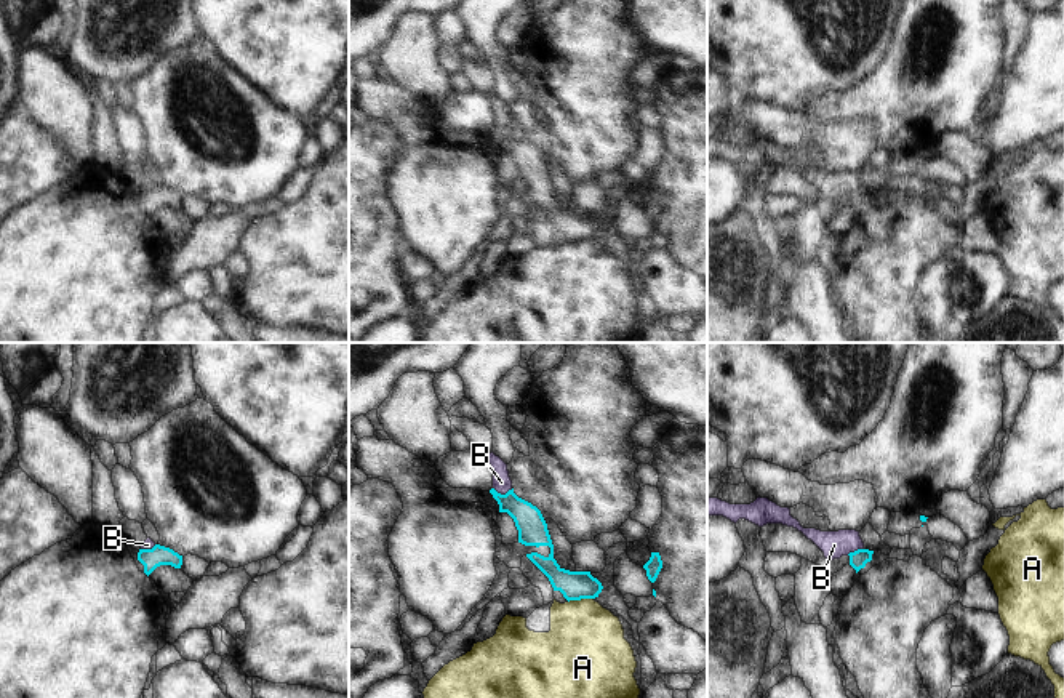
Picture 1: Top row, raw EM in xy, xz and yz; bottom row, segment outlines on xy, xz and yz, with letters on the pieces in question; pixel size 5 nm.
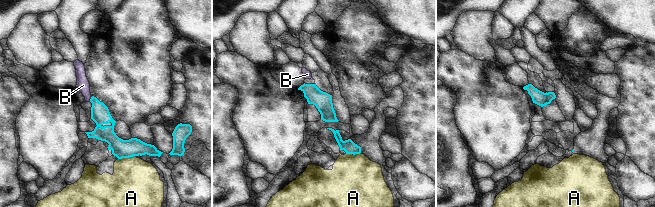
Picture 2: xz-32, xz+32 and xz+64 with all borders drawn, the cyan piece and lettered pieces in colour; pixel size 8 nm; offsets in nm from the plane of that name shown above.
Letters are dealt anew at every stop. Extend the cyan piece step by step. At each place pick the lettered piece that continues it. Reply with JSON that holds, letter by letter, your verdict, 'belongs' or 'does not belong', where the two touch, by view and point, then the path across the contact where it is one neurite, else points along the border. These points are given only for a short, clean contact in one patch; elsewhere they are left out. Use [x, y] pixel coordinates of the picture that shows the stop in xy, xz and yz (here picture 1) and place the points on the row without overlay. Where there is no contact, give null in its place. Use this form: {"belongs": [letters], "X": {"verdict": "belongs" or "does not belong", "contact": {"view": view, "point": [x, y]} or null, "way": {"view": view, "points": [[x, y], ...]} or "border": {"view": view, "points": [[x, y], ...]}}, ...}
{"belongs": [], "A": {"verdict": "does not belong", "contact": {"view": "xz", "point": [580, 240]}, "border": {"view": "xz", "points": [[592, 239], [568, 244]]}}, "B": {"verdict": "does not belong", "contact": {"view": "xz", "point": [503, 136]}, "border": {"view": "xz", "points": [[493, 128], [501, 135], [512, 130]]}}}

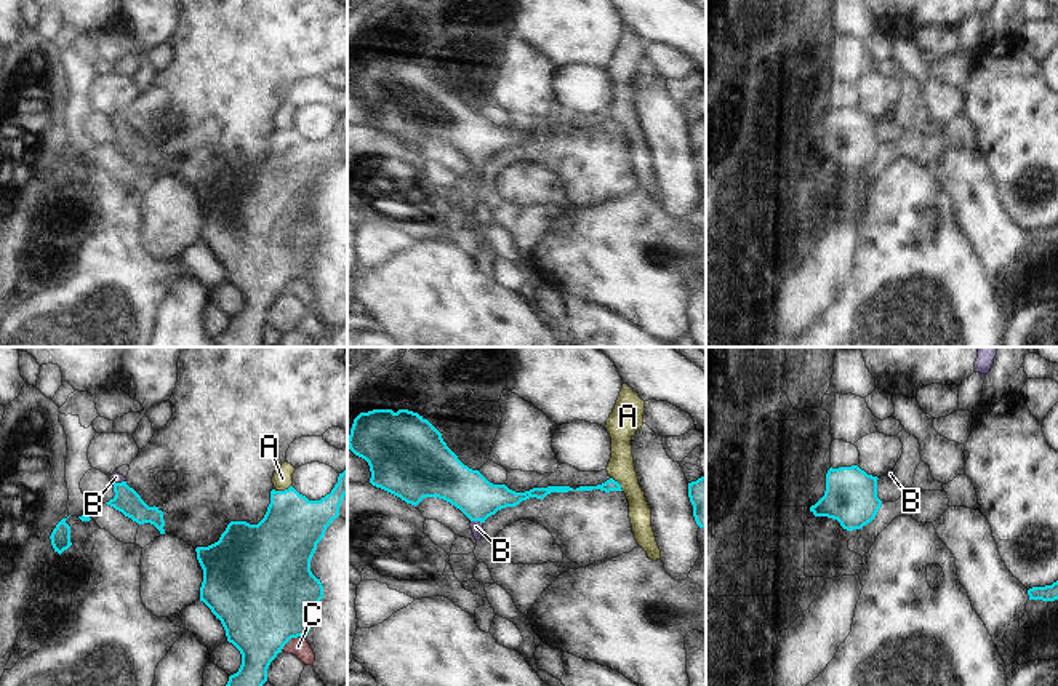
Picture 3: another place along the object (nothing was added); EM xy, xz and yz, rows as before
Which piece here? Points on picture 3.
{"belongs": ["B"], "A": {"verdict": "does not belong", "contact": {"view": "xy", "point": [282, 133]}, "border": {"view": "xy", "points": [[292, 127], [284, 131], [274, 131]]}}, "B": {"verdict": "belongs", "contact": {"view": "xz", "point": [477, 162]}, "way": {"view": "xz", "points": [[468, 131], [477, 141], [477, 162], [476, 168]]}}, "C": {"verdict": "does not belong", "contact": {"view": "xy", "point": [292, 279]}}}

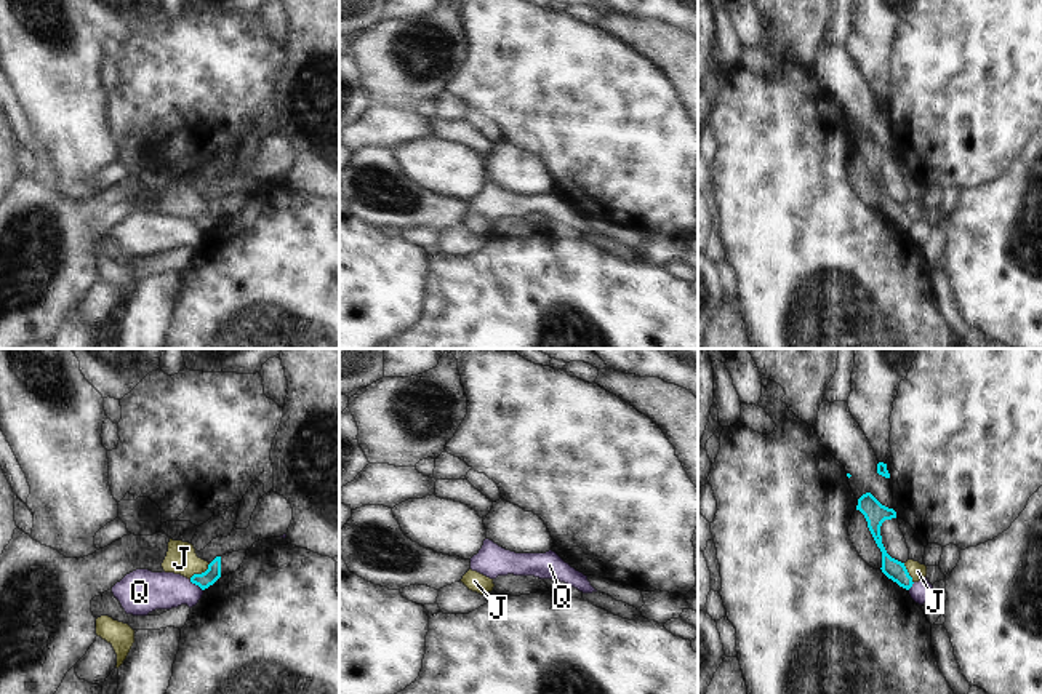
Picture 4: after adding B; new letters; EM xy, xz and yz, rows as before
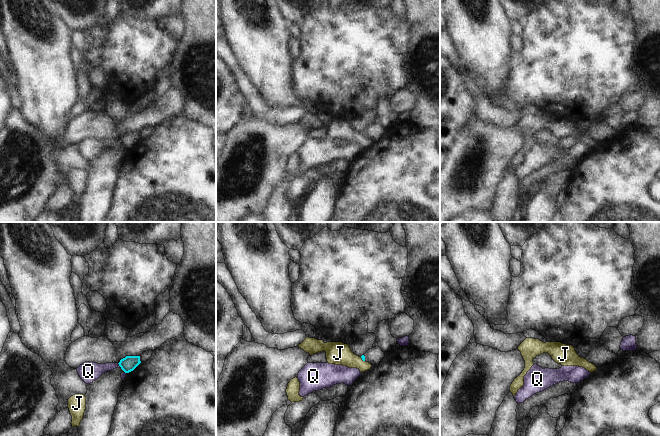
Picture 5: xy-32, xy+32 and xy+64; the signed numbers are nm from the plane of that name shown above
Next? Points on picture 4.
{"belongs": [], "J": {"verdict": "does not belong", "contact": {"view": "xy", "point": [202, 215]}, "border": {"view": "xy", "points": [[210, 205], [204, 213], [194, 215], [189, 219]]}}, "Q": {"verdict": "does not belong", "contact": {"view": "xy", "point": [196, 226]}, "border": {"view": "xy", "points": [[189, 221], [202, 232]]}}}

